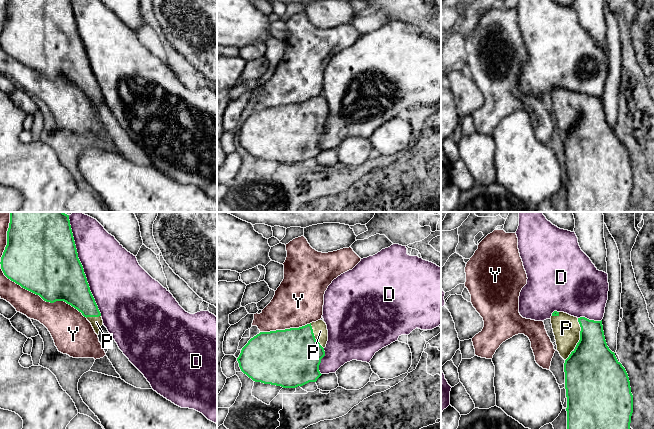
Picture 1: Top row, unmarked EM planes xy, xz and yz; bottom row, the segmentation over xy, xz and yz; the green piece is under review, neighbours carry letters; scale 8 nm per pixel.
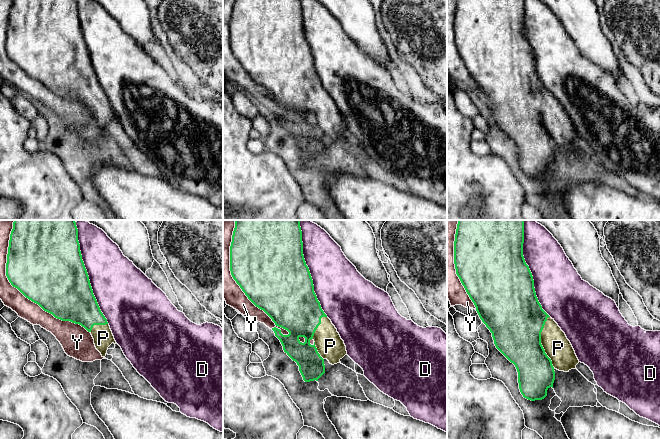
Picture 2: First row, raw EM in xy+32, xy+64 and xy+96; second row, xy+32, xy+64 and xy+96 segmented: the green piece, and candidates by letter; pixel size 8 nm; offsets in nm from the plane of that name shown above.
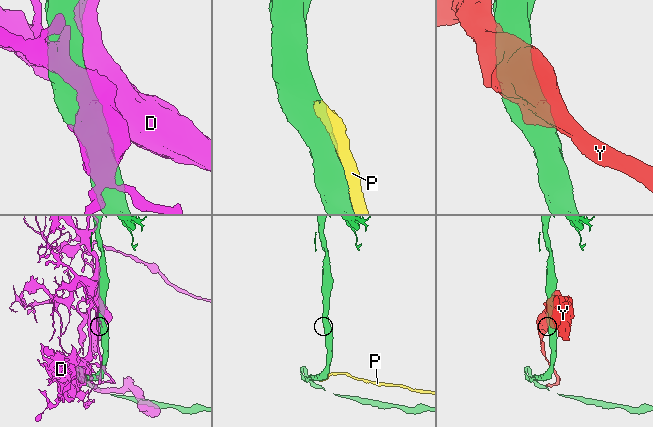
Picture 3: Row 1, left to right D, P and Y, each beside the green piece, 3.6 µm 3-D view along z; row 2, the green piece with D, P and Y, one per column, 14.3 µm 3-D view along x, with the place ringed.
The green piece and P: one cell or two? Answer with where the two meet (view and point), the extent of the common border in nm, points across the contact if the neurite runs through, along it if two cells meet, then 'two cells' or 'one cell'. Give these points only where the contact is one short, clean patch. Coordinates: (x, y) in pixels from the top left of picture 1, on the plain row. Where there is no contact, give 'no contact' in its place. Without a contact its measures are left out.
contact yz (580, 115); length 360 nm; one cell

